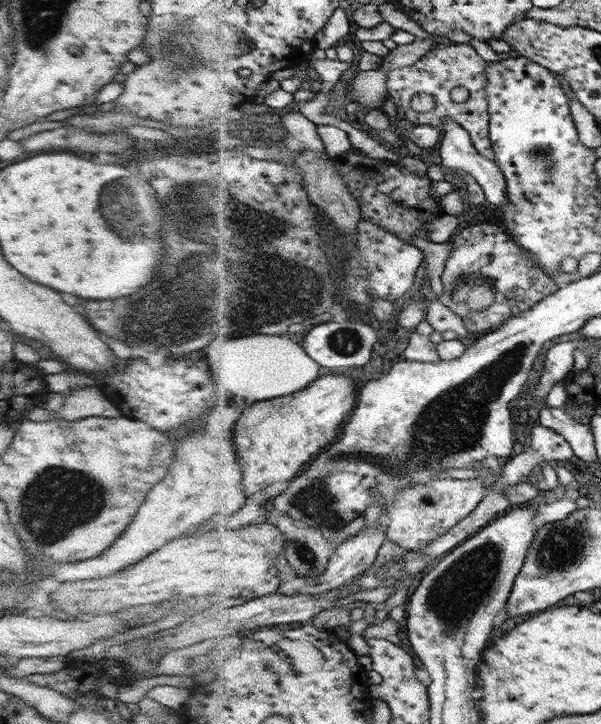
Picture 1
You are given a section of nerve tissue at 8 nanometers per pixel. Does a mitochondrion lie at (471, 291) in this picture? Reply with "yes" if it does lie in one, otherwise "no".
yes

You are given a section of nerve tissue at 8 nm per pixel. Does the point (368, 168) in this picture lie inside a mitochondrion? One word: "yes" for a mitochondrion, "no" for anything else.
no

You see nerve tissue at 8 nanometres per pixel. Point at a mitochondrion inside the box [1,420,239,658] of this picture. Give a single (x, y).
(57, 502)

